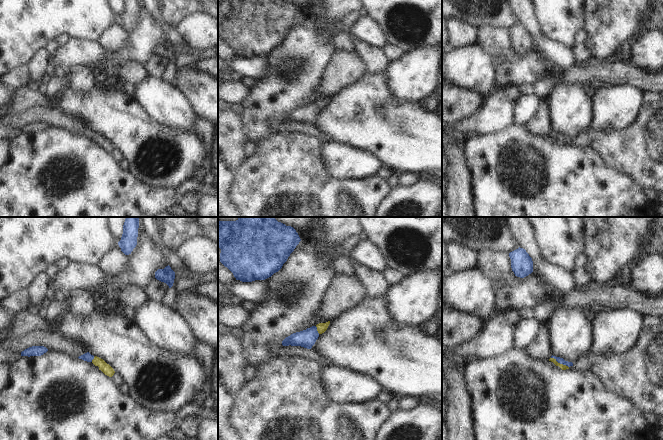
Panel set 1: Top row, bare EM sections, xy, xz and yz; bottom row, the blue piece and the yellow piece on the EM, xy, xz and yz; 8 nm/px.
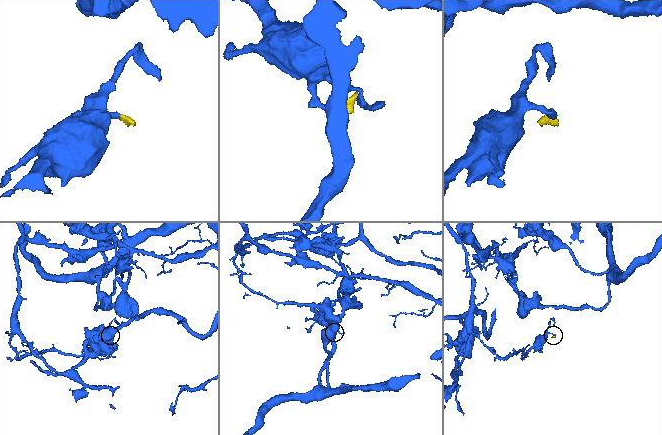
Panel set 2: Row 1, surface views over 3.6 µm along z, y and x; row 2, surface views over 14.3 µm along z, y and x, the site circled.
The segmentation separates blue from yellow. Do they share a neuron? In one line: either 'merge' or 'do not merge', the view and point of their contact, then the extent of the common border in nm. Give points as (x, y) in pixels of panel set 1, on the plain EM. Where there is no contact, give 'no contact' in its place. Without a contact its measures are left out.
merge | yz (560, 139) | 170 nm

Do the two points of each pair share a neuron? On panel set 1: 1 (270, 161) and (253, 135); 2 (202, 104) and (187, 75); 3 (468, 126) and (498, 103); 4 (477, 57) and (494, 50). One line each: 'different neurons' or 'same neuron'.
1: different neurons
2: same neuron
3: same neuron
4: different neurons

